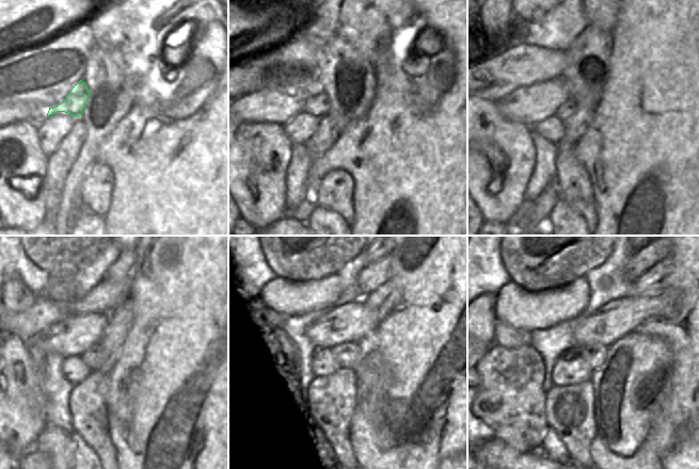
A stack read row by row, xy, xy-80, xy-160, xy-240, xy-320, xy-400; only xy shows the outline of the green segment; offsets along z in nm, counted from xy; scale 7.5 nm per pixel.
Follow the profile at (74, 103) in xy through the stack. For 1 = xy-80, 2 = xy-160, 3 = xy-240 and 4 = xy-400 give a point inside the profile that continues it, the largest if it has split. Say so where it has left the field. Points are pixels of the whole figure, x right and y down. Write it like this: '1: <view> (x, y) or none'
1: xy-80 (318, 104)
2: xy-160 (568, 108)
3: xy-240 (93, 357)
4: xy-400 (594, 355)

